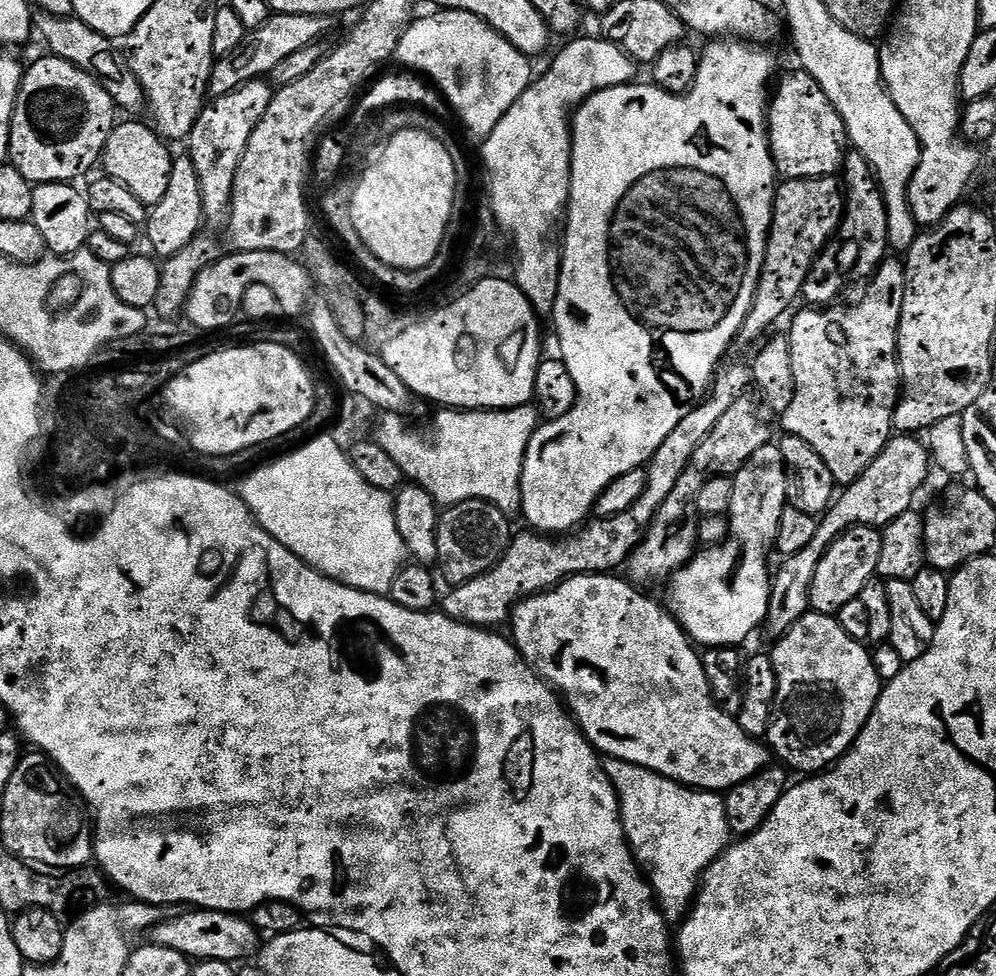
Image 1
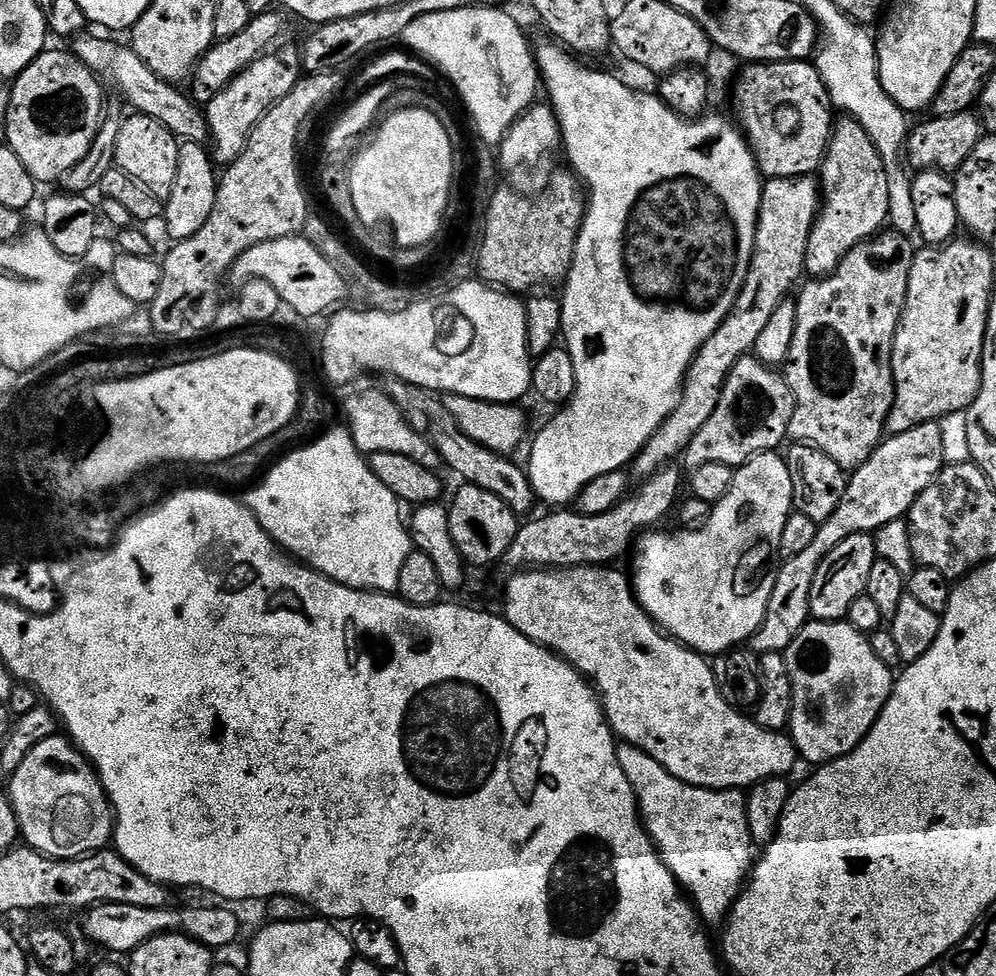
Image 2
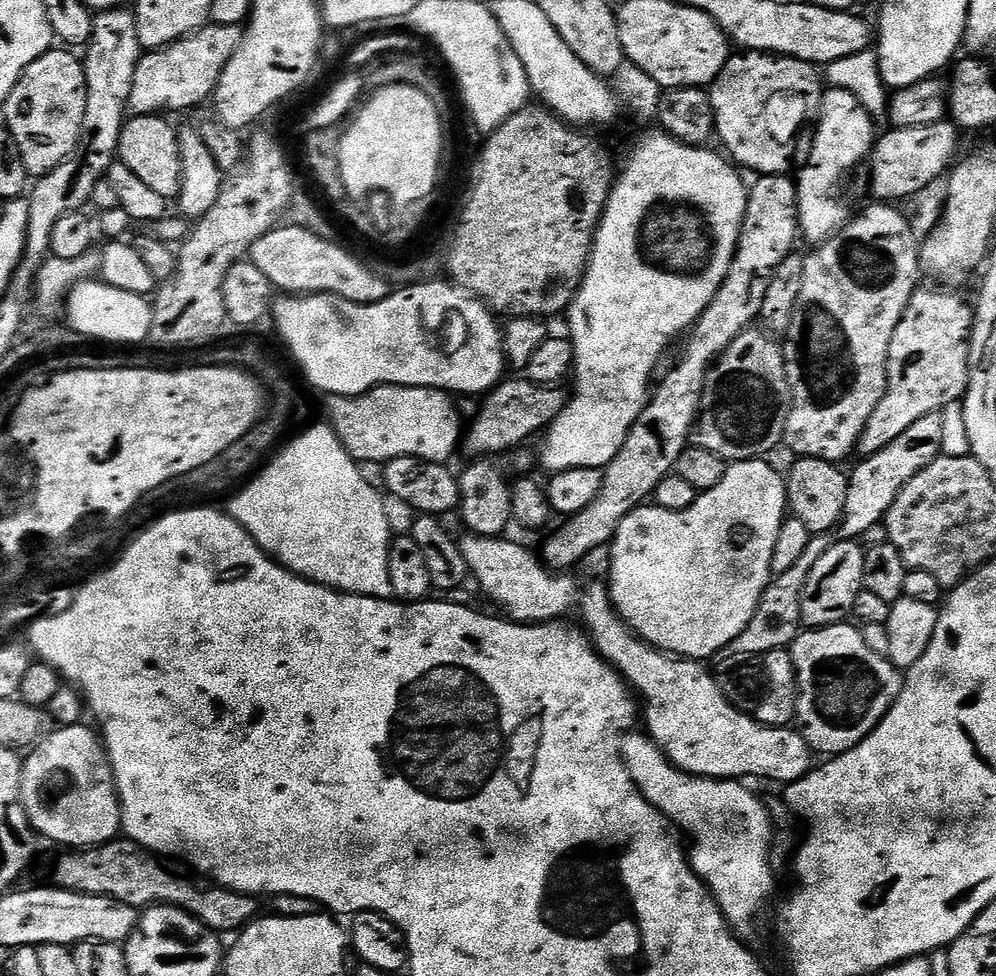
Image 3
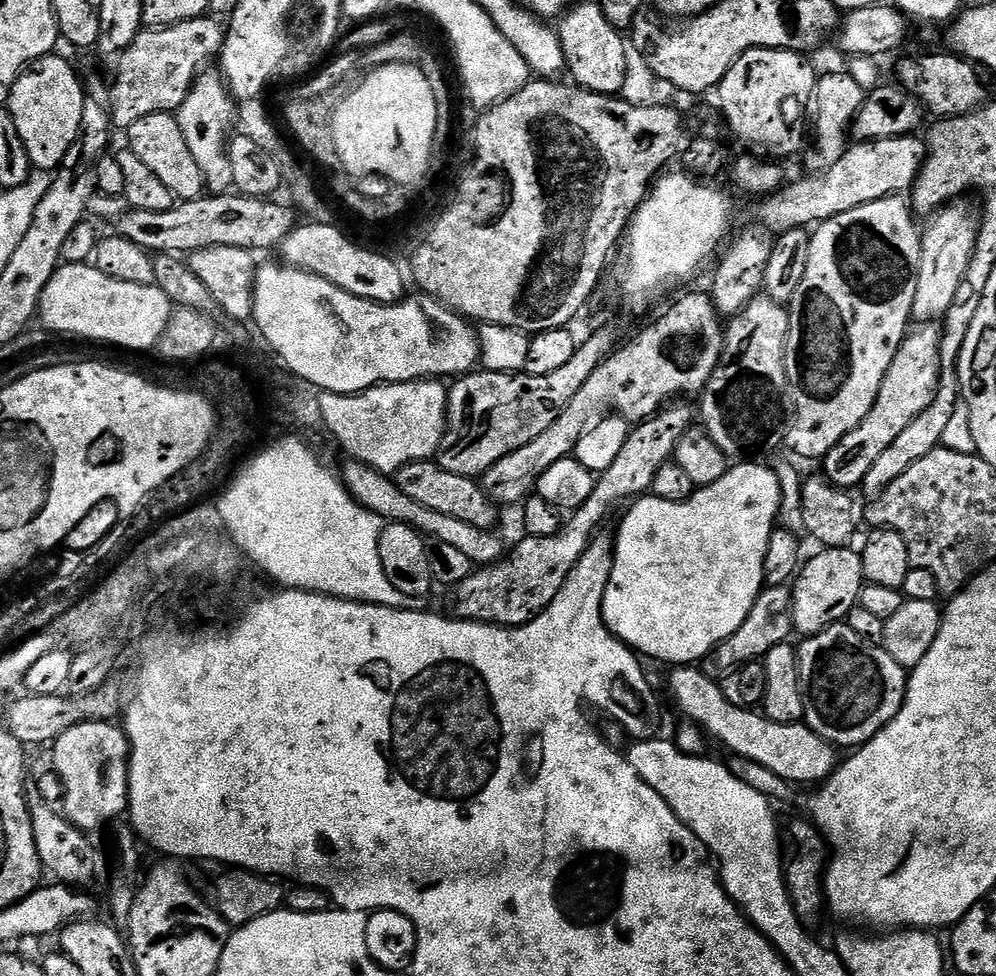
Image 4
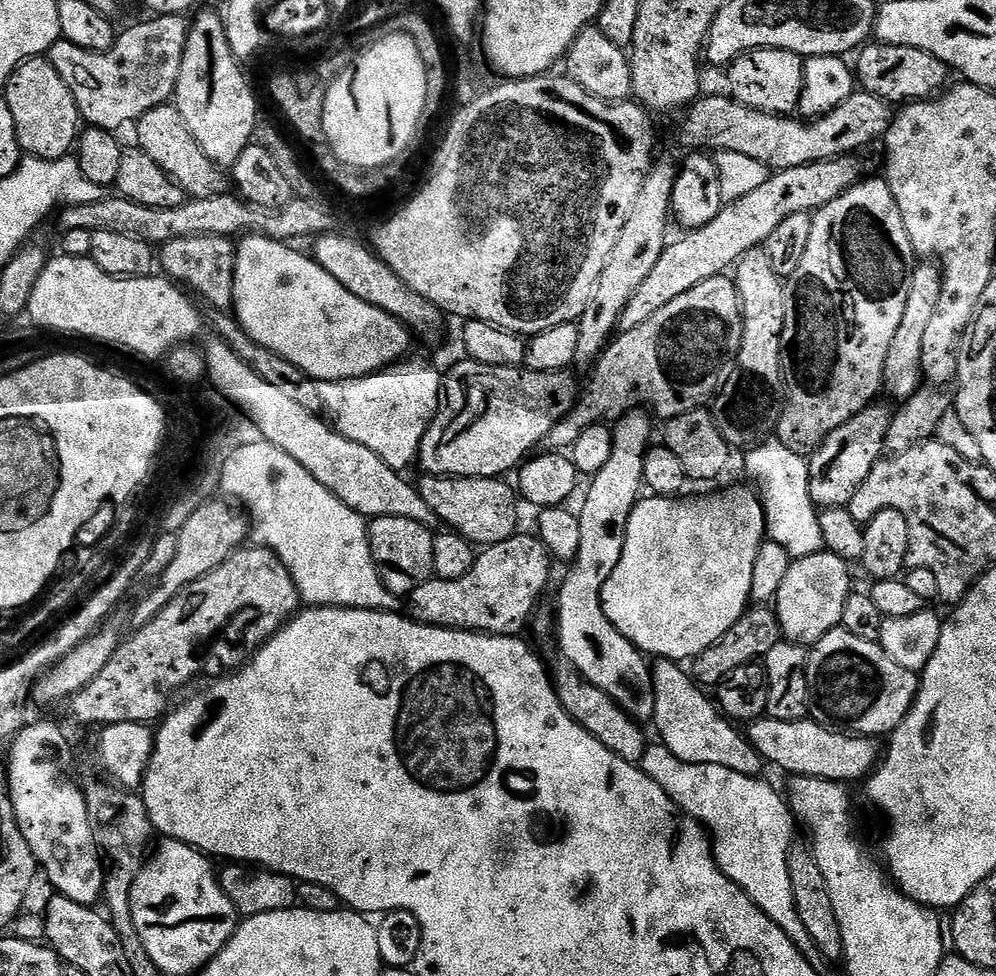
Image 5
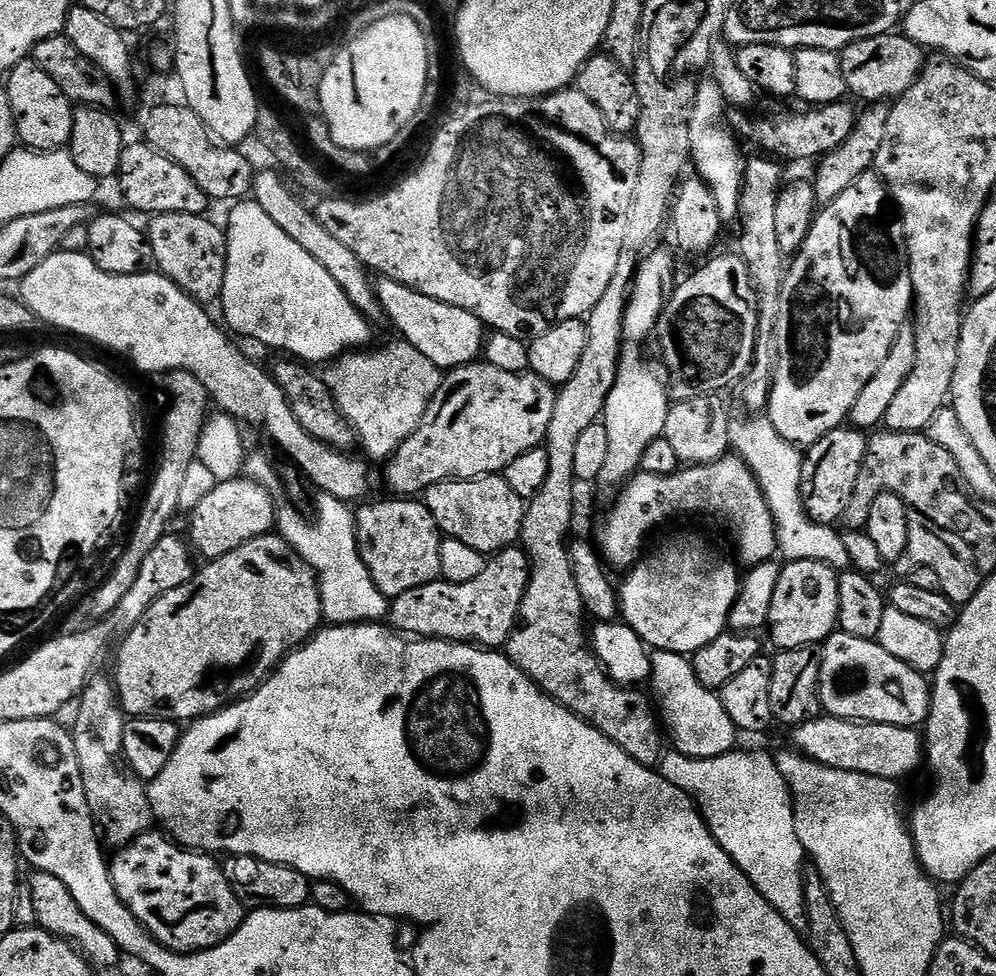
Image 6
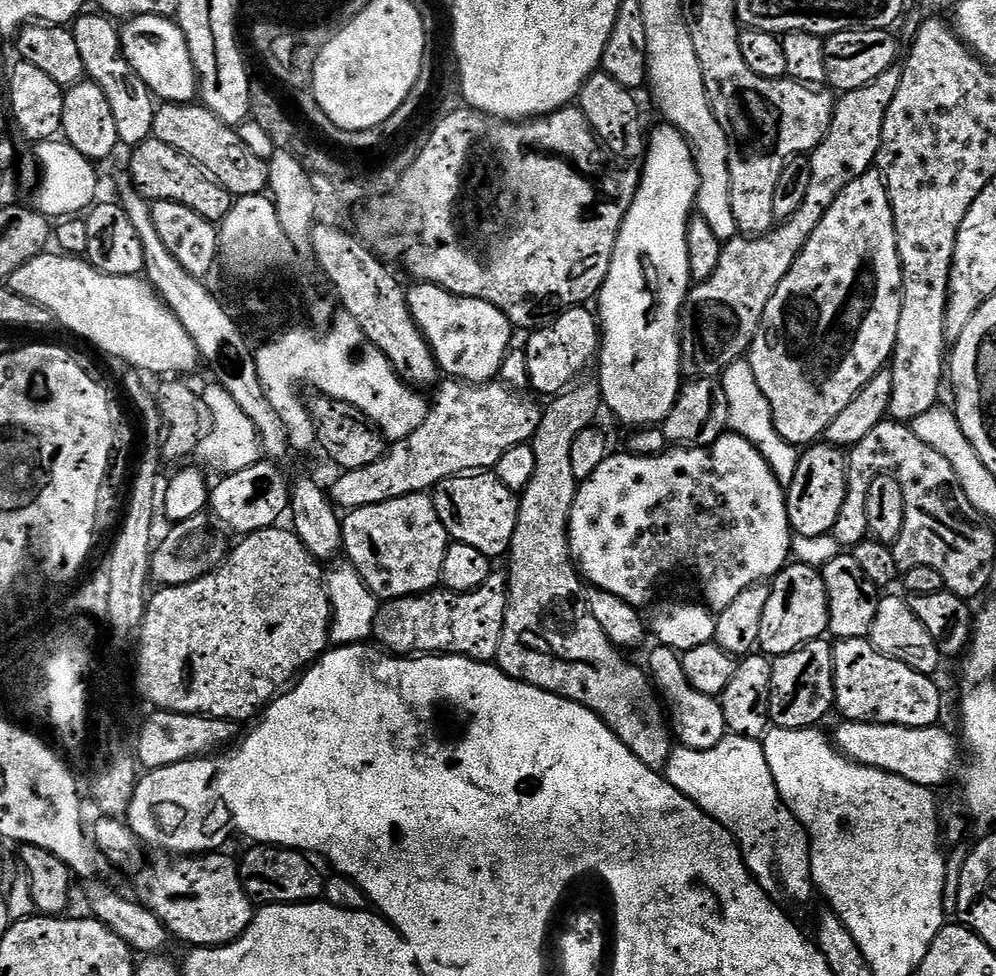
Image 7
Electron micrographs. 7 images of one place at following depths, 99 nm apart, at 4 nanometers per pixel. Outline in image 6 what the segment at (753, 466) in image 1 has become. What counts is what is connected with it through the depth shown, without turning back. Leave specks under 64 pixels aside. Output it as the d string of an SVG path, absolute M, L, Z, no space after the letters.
M672 540L657 552L650 552L625 575L629 576L624 585L619 585L623 623L633 628L649 649L683 654L697 652L728 628L728 615L740 593L741 573L736 573L730 561L716 560L715 554L700 540Z

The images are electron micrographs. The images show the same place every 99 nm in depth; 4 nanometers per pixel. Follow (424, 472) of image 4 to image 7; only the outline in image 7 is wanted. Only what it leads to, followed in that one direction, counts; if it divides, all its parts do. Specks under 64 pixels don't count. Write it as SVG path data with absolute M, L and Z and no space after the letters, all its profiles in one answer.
M481 470L463 476L451 476L438 482L431 493L434 510L442 518L449 537L455 543L474 546L490 558L503 557L514 538L514 526L518 526L520 502L517 493L506 490L495 471Z

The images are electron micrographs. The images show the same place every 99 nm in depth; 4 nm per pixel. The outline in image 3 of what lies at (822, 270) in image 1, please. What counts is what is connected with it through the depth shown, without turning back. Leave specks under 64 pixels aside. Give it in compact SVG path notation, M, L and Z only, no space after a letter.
M829 87L820 97L816 141L808 156L808 165L801 170L800 176L795 177L798 232L812 246L825 244L835 232L845 228L854 215L847 198L840 195L844 192L844 183L855 174L856 167L872 155L872 145L878 139L876 124L872 120L875 120L873 113L868 112L850 90Z

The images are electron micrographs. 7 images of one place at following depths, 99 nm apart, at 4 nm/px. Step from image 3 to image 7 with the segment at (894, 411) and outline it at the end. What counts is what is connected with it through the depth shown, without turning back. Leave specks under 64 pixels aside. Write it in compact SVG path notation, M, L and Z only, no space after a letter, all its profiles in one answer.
M816 442L800 453L798 470L794 470L794 482L786 485L788 521L796 536L818 538L831 533L842 501L846 499L846 474L848 458L841 449L827 442Z

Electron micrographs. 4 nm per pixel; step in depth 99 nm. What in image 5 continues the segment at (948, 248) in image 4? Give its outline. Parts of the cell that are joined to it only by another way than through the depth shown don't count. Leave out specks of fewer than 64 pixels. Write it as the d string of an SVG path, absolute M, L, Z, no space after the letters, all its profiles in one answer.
M932 262L917 263L914 274L910 278L910 298L906 298L906 311L902 314L902 323L898 325L898 331L894 333L894 339L890 342L890 351L886 354L886 366L884 367L883 391L889 392L896 402L910 399L920 388L922 341L930 326L934 310L938 306L938 298L942 298L939 267Z

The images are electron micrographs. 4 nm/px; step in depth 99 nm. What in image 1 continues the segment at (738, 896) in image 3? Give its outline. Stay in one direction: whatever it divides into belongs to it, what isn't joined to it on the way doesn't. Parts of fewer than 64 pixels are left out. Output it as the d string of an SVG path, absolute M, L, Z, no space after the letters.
M608 758L603 761L603 766L604 773L610 778L620 798L620 821L624 823L624 835L628 837L628 845L632 848L636 863L651 884L652 895L656 897L661 912L669 921L679 921L691 909L704 871L719 856L724 855L733 839L724 796L714 792L701 792L698 788L690 788L687 784L659 776L657 772L634 766L630 762Z

